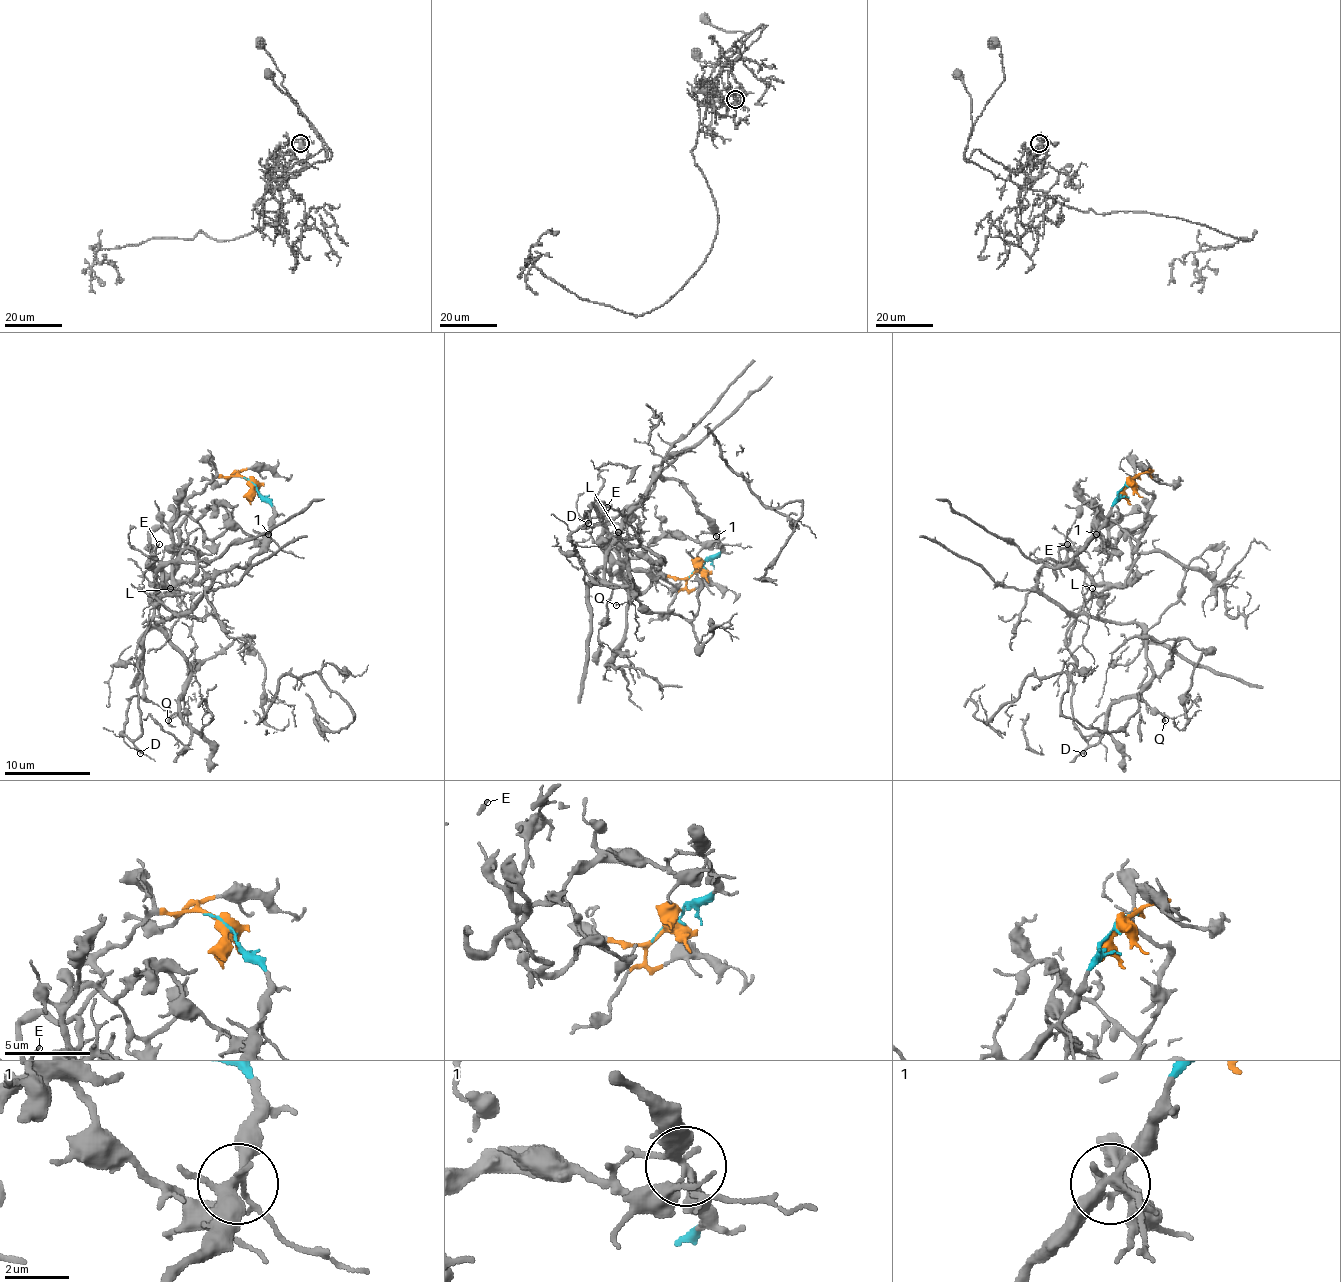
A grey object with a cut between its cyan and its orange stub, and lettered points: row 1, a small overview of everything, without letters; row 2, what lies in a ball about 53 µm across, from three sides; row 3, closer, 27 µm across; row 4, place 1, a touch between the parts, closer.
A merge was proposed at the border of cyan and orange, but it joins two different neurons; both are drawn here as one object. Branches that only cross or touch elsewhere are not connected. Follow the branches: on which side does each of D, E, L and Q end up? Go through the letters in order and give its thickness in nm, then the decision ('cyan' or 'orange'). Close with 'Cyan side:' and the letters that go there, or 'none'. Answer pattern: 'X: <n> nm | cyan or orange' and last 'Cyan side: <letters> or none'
D: 90 nm | orange
E: 180 nm | orange
L: 80 nm | orange
Q: 110 nm | cyan
Cyan side: Q

